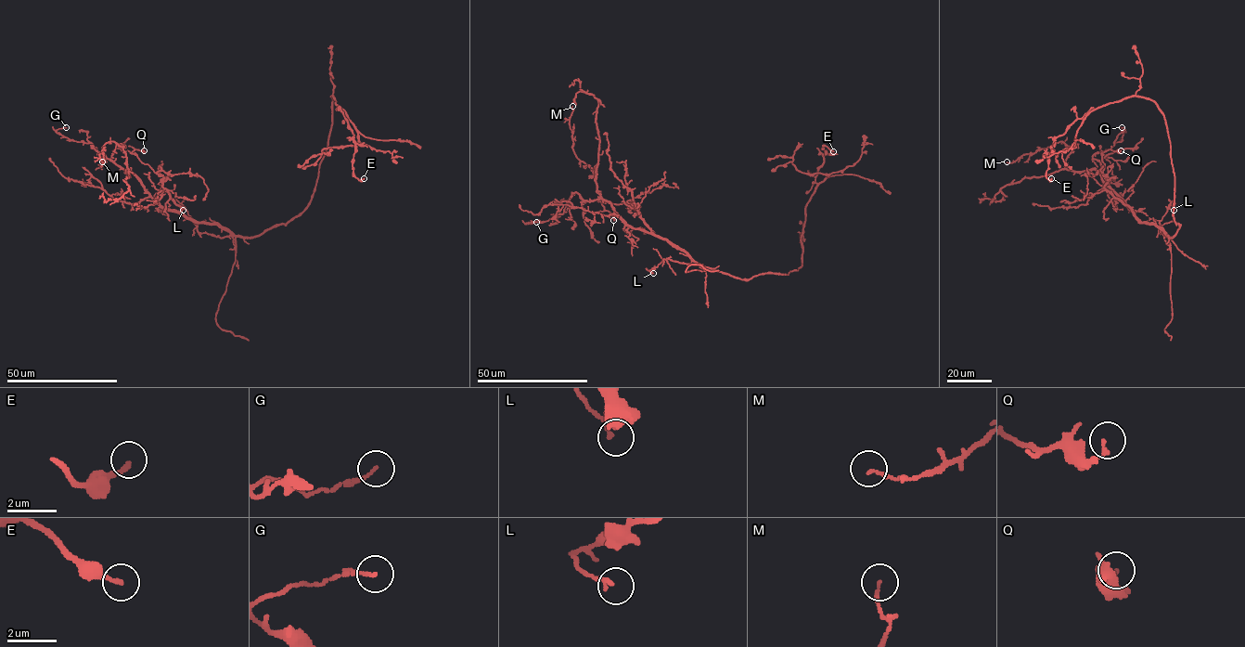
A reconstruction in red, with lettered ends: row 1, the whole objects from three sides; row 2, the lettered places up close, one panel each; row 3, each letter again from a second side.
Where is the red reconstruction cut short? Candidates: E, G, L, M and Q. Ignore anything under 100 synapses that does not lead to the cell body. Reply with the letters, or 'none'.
none

